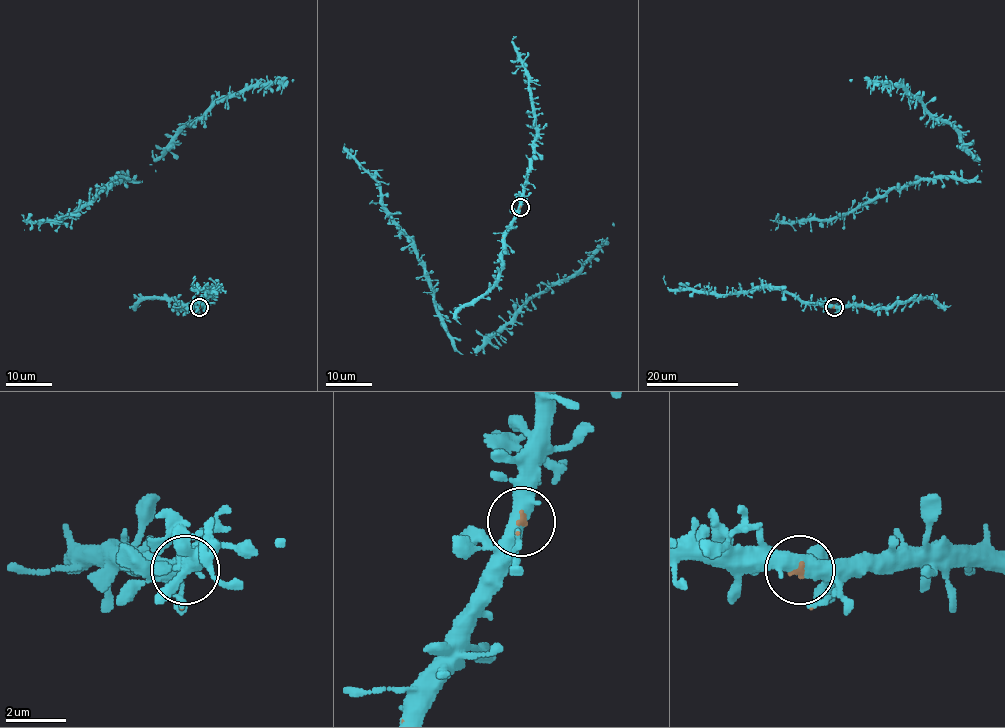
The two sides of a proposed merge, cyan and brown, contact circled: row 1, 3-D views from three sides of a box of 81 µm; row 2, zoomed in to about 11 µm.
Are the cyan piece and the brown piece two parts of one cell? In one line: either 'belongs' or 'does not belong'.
belongs

